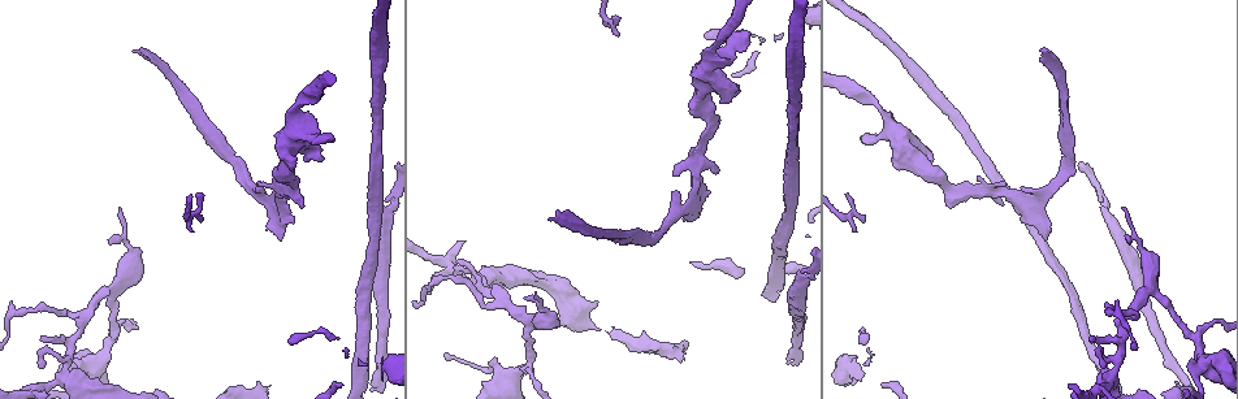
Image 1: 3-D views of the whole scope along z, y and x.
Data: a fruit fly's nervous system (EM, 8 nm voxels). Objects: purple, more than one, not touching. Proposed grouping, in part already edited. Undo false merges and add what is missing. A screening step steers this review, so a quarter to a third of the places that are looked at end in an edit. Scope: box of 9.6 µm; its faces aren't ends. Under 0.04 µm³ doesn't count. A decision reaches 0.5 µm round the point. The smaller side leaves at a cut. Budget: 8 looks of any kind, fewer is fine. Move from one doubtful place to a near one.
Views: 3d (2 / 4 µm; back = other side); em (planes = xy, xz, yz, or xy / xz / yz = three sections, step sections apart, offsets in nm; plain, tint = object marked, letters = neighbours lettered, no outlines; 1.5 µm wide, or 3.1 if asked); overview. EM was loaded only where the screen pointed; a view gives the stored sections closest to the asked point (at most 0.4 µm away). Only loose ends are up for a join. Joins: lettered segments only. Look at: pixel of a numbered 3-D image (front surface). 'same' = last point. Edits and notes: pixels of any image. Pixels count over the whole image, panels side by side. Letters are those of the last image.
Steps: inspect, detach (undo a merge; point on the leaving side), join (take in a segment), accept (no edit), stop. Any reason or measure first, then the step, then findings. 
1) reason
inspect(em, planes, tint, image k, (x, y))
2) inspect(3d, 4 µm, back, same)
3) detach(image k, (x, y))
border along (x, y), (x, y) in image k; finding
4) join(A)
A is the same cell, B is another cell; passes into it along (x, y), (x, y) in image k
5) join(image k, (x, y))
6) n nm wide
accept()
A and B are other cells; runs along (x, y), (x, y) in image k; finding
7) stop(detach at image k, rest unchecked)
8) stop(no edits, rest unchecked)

calibre changes
inspect(3d, 2 µm, image 1, (386, 222))

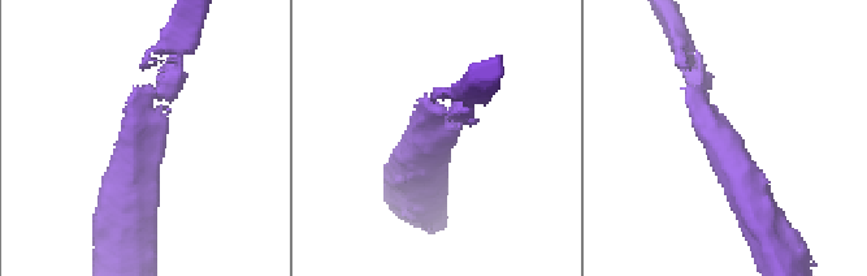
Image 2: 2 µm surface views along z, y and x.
inspect(em, yz, step 4, tint, image 2, (720, 138))

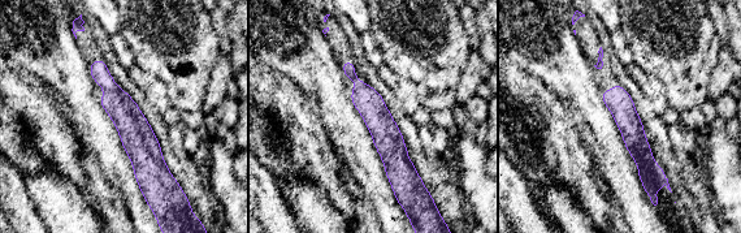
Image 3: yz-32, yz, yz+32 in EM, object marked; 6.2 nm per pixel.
inspect(em, planes, letters, same)

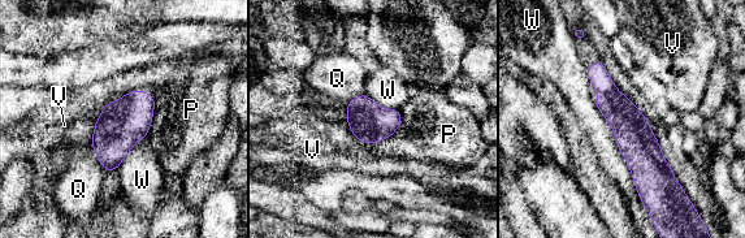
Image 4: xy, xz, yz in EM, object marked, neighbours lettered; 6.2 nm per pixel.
accept()
P, Q, V and W are other cells; continuous, no second neuron

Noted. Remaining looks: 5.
an open end
inspect(3d, 2 µm, image 1, (734, 85))

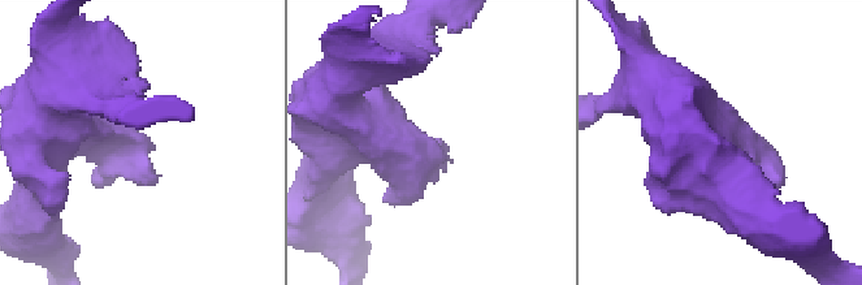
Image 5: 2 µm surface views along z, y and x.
inspect(em, planes, letters, image 5, (142, 173))

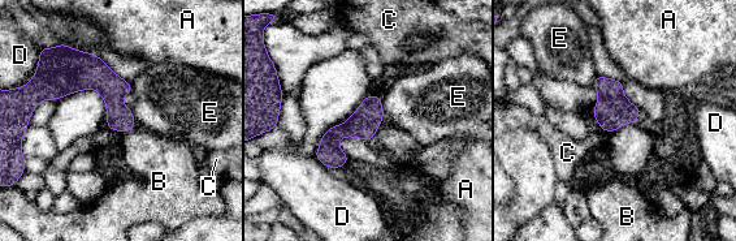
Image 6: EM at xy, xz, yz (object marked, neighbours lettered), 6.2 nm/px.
B touches over 180 nm
accept()
A, B, C, D and E are other cells; no lettered segment goes on from it

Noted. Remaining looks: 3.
tapers out
inspect(em, planes, letters, image 1, (133, 52))

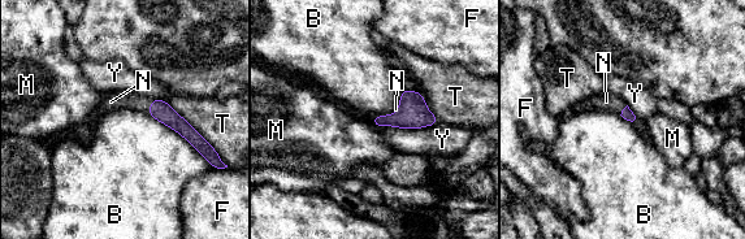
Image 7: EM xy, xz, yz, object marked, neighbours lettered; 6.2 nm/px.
join(N)
N is the same cell, B, F, M, T and Y are other cells; it goes on there

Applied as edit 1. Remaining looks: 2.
stop(join at image 7, rest unchecked)

